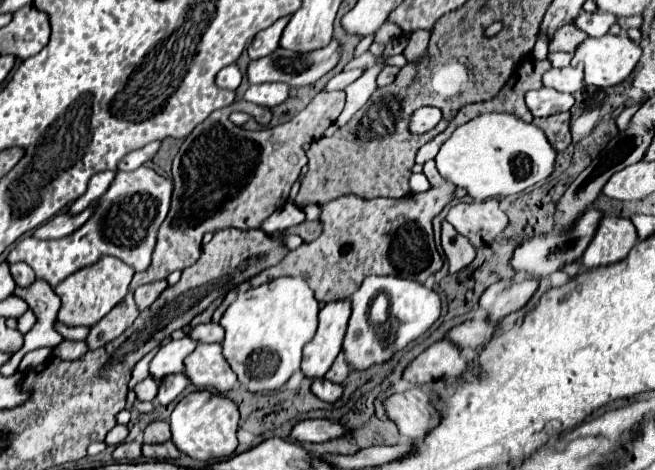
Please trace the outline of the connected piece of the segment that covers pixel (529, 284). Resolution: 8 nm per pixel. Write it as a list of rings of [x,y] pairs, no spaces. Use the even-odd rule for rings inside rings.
[[[522,277],[522,281],[520,279],[498,281],[490,285],[480,297],[480,309],[486,311],[490,323],[498,323],[502,317],[524,307],[532,297],[532,293],[536,291],[536,287],[538,281],[530,277]]]

